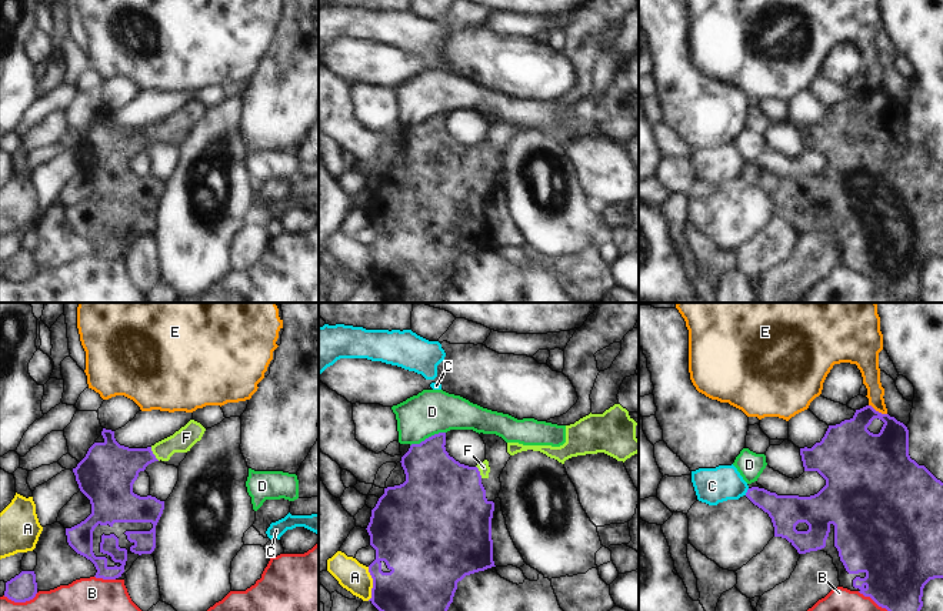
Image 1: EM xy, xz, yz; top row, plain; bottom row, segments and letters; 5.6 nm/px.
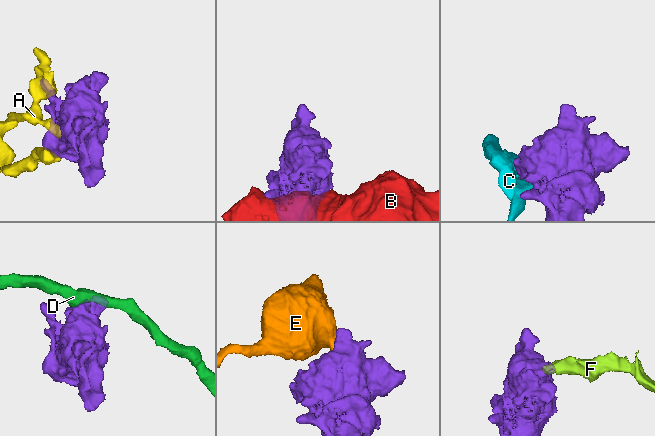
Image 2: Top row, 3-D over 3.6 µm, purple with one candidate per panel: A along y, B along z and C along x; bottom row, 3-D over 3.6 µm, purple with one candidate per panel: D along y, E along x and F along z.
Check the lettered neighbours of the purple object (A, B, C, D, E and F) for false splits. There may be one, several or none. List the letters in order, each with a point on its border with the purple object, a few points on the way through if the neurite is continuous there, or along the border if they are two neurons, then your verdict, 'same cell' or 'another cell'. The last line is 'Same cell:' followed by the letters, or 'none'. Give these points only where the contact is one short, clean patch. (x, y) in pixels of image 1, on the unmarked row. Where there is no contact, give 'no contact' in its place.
A: meets purple in xz at (373, 264); border along xz (367, 247), (372, 256), (372, 277), (369, 280); another cell
B: meets purple in xy at (105, 259); another cell
C: meets purple in yz at (747, 172); border along yz (749, 169), (745, 174); another cell
D: meets purple in xz at (429, 117); another cell
E: meets purple in yz at (877, 92); border along yz (869, 84), (886, 94); another cell
F: meets purple in xy at (153, 134); runs through xy (112, 149), (153, 134), (186, 117); same cell
Same cell: F

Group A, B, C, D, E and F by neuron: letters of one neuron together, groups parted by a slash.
A / B / C / D / E / F

